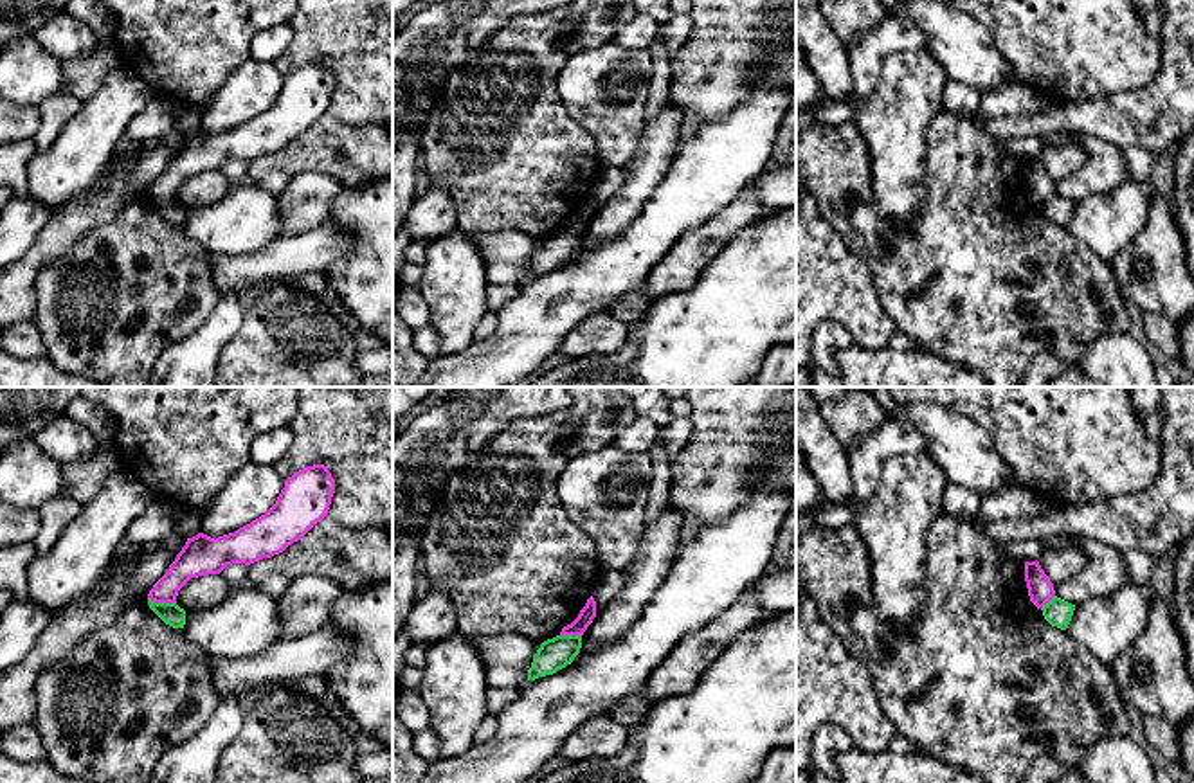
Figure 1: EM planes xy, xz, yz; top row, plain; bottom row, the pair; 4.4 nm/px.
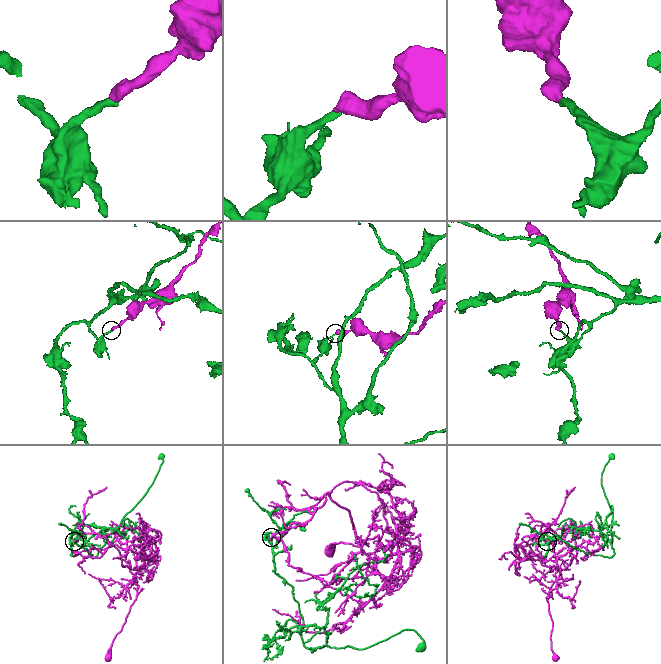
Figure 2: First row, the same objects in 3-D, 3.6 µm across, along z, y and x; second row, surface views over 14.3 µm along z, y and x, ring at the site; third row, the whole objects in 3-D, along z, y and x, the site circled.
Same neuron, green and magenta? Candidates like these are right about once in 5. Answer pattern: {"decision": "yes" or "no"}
{"decision": "no"}

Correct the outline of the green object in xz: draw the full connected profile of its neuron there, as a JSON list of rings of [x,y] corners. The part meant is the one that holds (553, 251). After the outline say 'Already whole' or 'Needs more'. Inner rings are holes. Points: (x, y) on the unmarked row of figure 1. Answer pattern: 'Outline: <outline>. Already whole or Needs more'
Outline: [[[556,232],[544,238],[533,254],[531,265],[528,266],[528,277],[553,272],[565,265],[580,250],[580,245],[582,232]]]. Already whole

